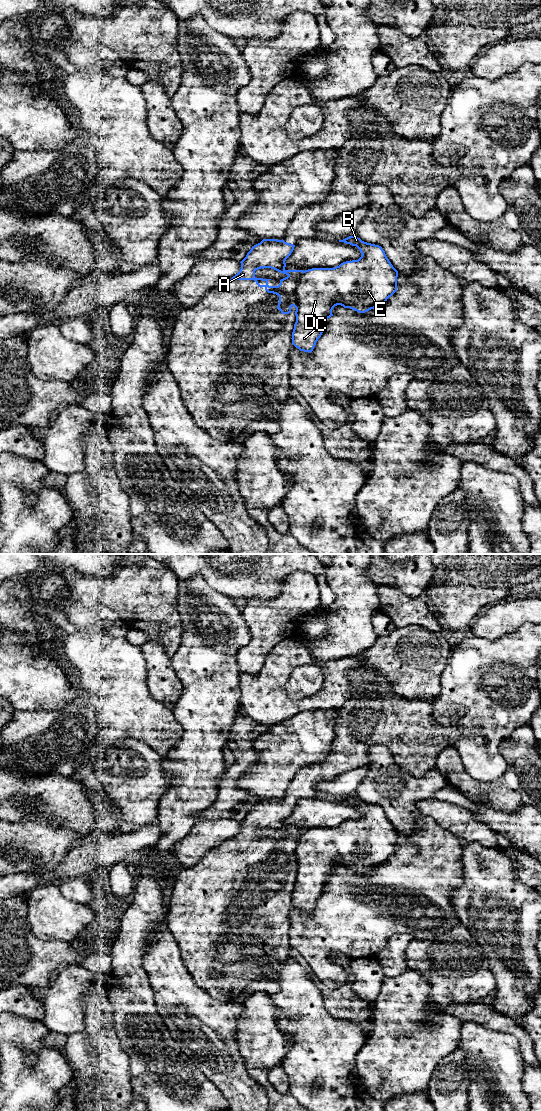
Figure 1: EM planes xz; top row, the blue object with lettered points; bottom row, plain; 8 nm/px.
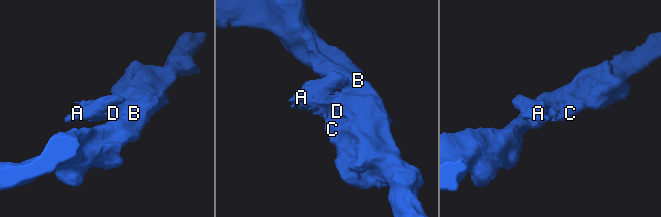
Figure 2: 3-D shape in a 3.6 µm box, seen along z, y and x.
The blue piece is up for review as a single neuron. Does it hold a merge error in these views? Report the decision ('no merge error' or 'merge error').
merge error

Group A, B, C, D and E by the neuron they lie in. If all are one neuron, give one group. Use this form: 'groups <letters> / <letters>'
groups A / B C D E

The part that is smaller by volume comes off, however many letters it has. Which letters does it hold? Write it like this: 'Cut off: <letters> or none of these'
Cut off: A

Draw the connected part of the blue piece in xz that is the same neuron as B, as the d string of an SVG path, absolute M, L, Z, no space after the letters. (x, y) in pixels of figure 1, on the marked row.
M349 236L339 242L356 246L361 257L334 268L312 268L299 277L292 344L312 352L332 310L341 305L359 313L377 308L397 291L398 271L381 246Z

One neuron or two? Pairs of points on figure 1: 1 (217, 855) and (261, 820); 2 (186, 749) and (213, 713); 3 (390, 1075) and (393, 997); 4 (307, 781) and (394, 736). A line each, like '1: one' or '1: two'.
1: one
2: one
3: one
4: one

